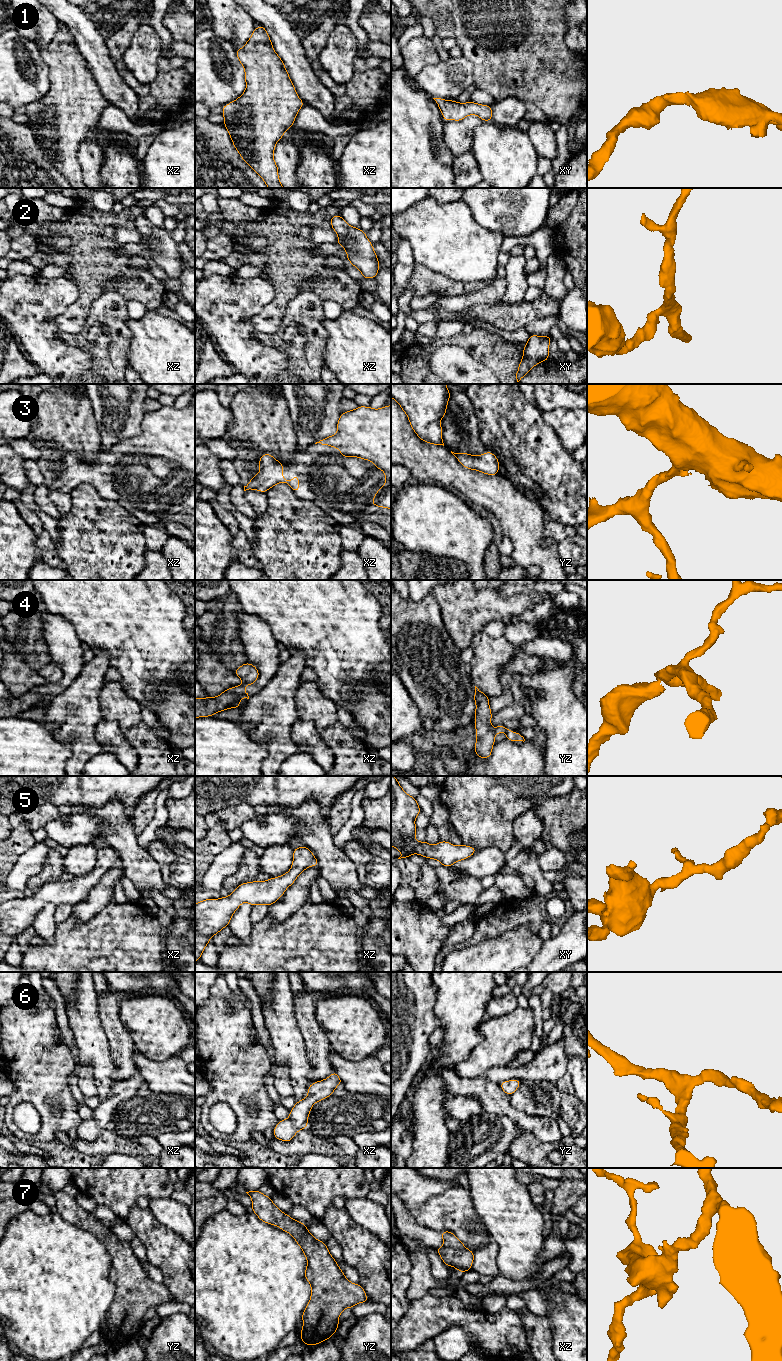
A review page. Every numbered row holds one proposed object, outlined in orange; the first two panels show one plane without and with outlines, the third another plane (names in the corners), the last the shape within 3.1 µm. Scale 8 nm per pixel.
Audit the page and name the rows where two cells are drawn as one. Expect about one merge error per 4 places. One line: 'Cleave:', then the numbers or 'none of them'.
Cleave: 4

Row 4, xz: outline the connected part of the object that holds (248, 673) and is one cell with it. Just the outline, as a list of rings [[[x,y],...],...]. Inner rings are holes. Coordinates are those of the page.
[[[248,662],[241,665],[234,672],[245,685],[254,684],[254,682],[258,679],[260,675],[257,668]]]

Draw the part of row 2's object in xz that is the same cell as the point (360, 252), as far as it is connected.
[[[340,215],[333,216],[330,223],[338,235],[336,244],[345,249],[347,260],[362,273],[363,279],[375,278],[380,265],[373,244],[366,237],[366,233],[350,226]]]

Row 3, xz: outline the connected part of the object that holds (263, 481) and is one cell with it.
[[[262,454],[259,460],[260,472],[254,475],[250,482],[244,486],[244,491],[252,489],[267,492],[278,483],[286,483],[296,493],[299,492],[299,476],[295,475],[291,481],[282,476],[283,464],[277,461],[271,454]]]

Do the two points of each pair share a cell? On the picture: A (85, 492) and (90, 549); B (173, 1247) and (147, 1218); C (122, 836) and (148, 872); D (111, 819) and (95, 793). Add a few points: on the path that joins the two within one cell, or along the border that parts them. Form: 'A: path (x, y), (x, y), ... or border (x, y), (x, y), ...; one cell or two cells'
A: path (88, 506), (90, 535); one cell
B: path (166, 1240), (151, 1225); one cell
C: path (126, 845), (139, 863); one cell
D: border (125, 805), (109, 800), (85, 807); two cells

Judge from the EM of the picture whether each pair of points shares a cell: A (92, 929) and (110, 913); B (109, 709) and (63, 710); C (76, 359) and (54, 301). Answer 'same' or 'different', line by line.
A: same
B: different
C: same

